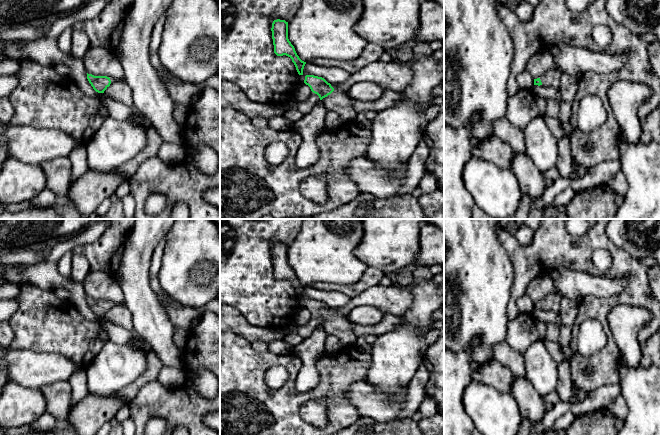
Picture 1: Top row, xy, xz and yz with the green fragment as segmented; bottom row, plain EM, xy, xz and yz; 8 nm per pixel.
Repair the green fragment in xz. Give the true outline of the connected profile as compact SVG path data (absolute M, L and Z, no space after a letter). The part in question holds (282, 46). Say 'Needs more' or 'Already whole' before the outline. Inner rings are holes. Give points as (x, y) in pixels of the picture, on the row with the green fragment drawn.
Already whole. M274 20L272 23L272 39L274 53L277 56L286 55L292 59L299 75L303 75L306 62L302 61L297 55L294 46L288 39L288 22L285 20Z

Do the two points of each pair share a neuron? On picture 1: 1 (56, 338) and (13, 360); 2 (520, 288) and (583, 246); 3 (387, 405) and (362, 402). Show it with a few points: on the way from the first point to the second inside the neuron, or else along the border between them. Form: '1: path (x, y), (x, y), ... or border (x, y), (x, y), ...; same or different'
1: border (10, 349), (29, 349), (54, 353); different
2: path (526, 269), (547, 250), (564, 250); same
3: path (381, 405), (368, 402); same

